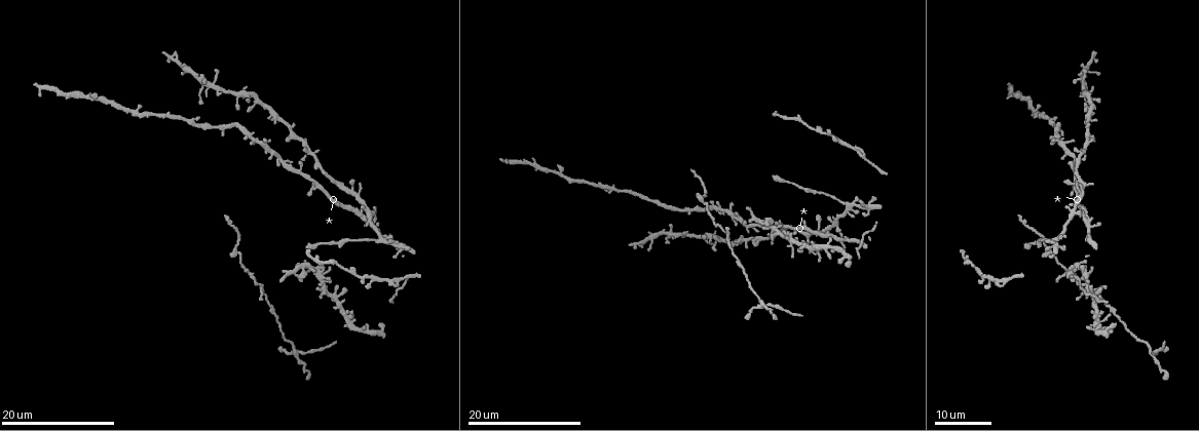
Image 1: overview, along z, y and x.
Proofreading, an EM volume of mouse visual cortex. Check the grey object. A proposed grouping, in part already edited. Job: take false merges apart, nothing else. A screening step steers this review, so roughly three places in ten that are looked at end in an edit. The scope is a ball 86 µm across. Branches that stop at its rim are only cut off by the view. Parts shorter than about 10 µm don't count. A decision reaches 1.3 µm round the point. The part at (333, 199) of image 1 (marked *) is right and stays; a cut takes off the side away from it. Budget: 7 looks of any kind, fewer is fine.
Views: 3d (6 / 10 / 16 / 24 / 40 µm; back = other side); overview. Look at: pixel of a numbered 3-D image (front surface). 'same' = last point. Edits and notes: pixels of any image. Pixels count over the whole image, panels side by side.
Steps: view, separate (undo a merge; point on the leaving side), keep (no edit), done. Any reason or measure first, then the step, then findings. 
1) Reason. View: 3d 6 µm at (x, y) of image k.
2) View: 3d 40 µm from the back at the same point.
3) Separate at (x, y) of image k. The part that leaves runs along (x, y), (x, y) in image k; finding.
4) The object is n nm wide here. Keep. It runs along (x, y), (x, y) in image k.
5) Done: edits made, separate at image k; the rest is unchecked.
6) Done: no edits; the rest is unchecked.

View: 3d 24 µm at (380, 242) of image 1.

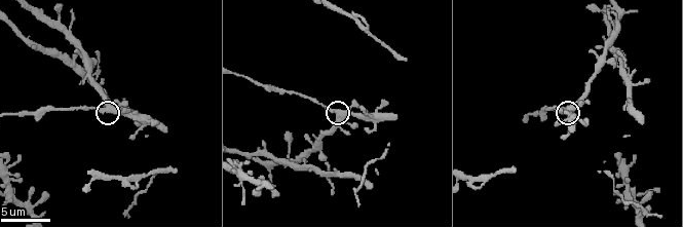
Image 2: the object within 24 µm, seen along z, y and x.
Zoom in. View: 3d 6 µm at (338, 112) of image 2.

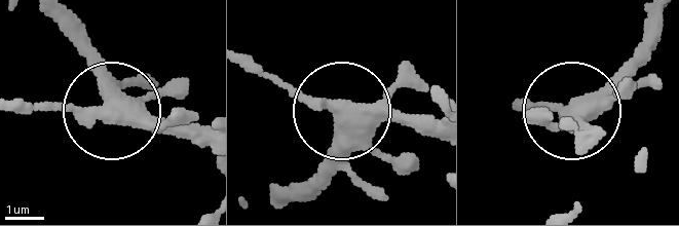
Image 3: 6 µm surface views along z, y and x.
The side arm is 15 µm long. Keep. It runs along (285, 204), (334, 142), (340, 116), (249, 70) in image 3; all the same cell.

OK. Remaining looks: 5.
A fork. View: 3d 16 µm at (261, 286) of image 1.

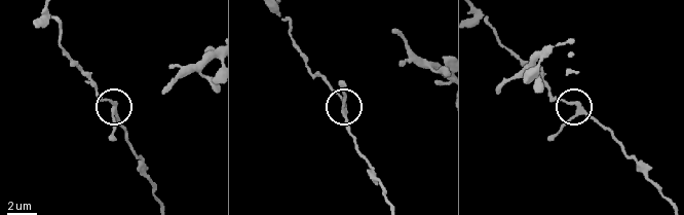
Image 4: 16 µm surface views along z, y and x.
View: 3d 10 µm at (570, 105) of image 4.

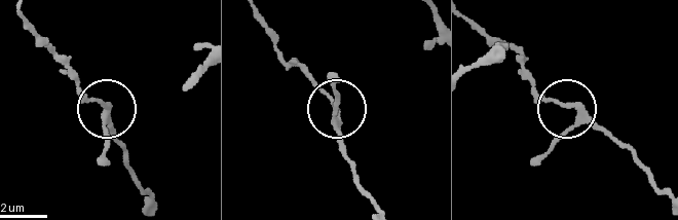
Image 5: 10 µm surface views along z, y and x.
Zoom in. View: 3d 6 µm at (566, 105) of image 5.

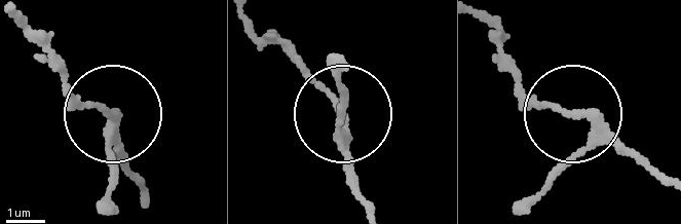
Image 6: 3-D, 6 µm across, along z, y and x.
The side arm is 21 µm long; 3 arms meet here. Keep. Continuous, no second cell.

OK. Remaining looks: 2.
Four or more arms meet. View: 3d 10 µm at (325, 174) of image 2.

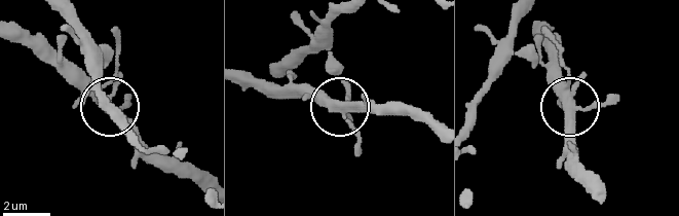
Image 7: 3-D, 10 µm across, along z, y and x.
The side arm is 57 µm long; 5 arms meet here. Keep. All the same cell.

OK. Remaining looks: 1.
Done: no edits; the rest is unchecked.

